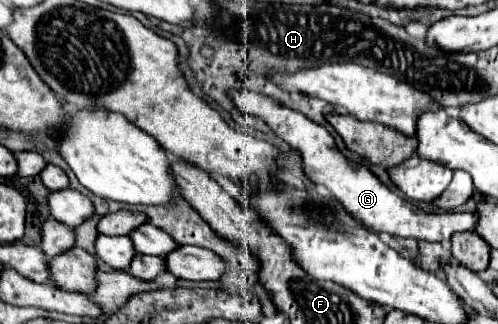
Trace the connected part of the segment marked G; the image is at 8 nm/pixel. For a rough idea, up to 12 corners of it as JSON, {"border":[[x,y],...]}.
{"border":[[250,92],[236,106],[302,152],[312,182],[376,234],[444,242],[470,212],[424,212],[348,160],[304,114]]}

